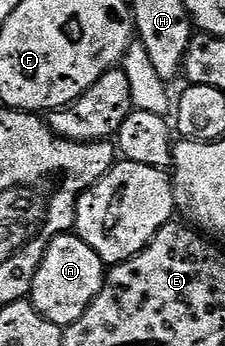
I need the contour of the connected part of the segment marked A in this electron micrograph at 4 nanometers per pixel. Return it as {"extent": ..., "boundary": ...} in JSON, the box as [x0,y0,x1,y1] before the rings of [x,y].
{"extent":[28,233,106,329],"boundary":[[[77,233],[57,235],[36,269],[28,298],[48,321],[65,329],[84,317],[88,305],[92,305],[104,285],[106,272],[102,258]]]}

